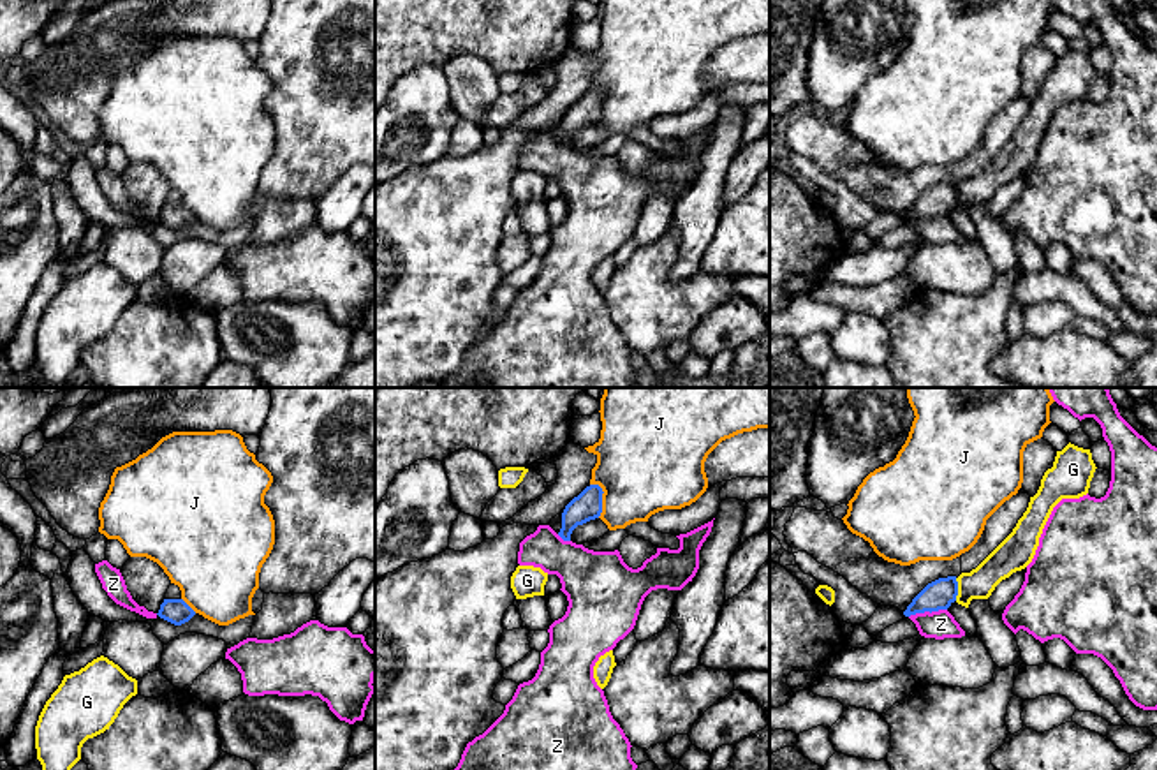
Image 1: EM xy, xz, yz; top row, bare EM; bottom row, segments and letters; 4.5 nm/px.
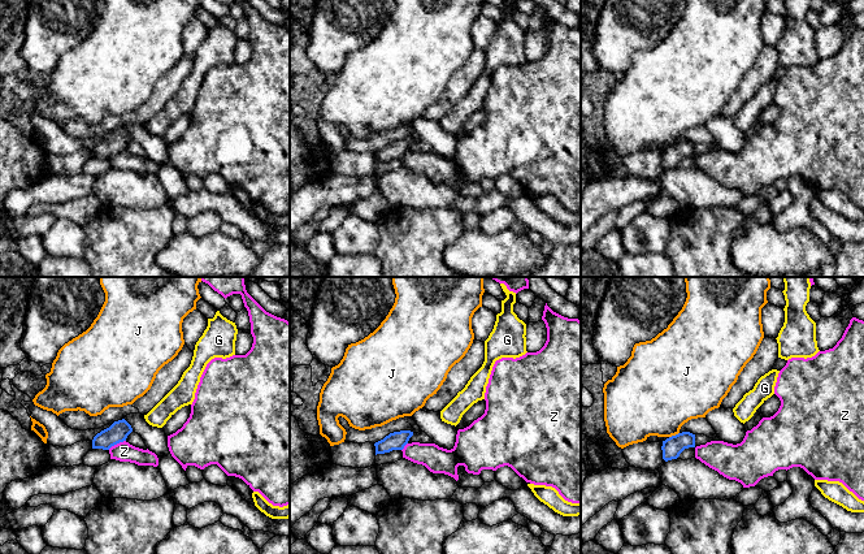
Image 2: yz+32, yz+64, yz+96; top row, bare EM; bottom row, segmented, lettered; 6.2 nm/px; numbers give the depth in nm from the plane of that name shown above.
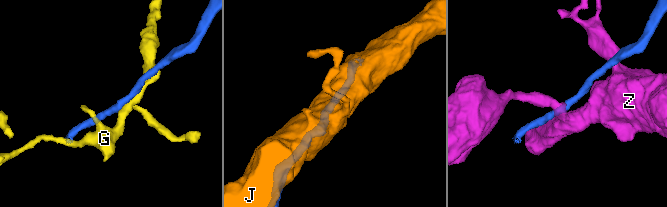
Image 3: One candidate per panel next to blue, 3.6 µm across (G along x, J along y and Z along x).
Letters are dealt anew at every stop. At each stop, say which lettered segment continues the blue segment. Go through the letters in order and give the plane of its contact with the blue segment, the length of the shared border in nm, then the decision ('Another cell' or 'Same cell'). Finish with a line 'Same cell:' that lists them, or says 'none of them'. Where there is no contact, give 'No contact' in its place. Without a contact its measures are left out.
G: Touches blue in yz. Shared border 100 nm. Another cell
J: Touches blue in xz. Shared border 170 nm. Another cell
Z: Touches blue in yz. Shared border 180 nm. Another cell
Same cell: none of them

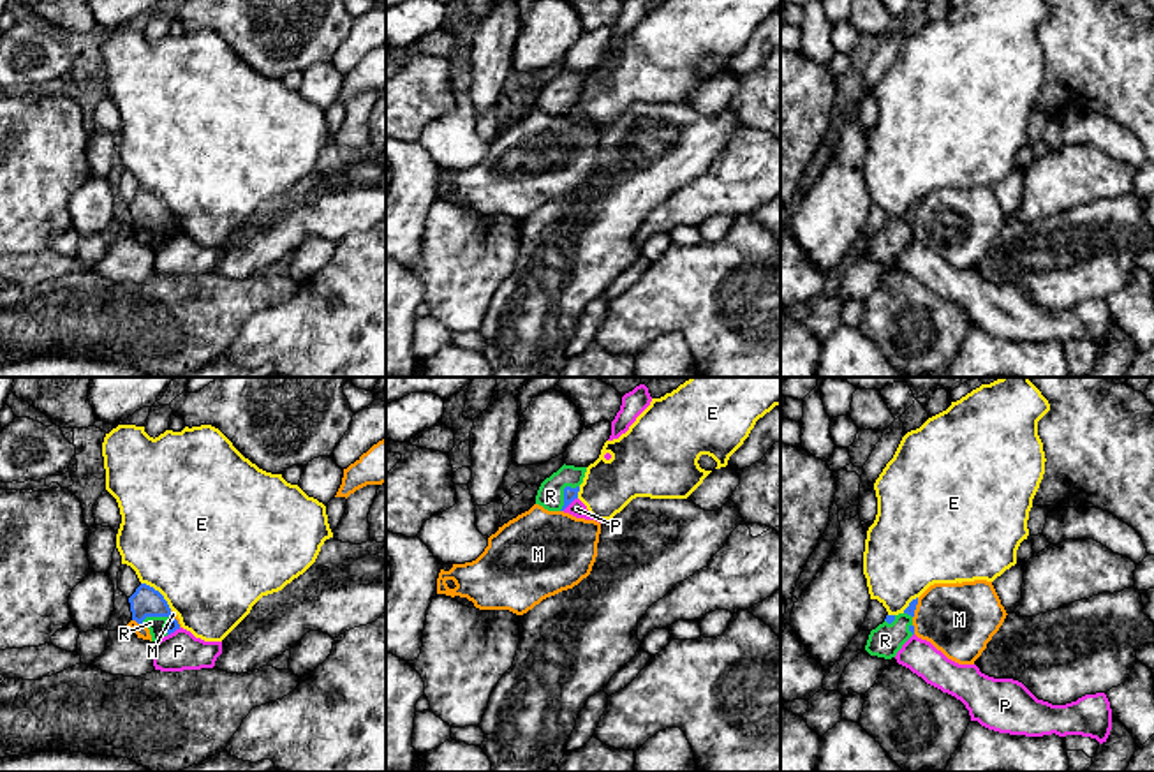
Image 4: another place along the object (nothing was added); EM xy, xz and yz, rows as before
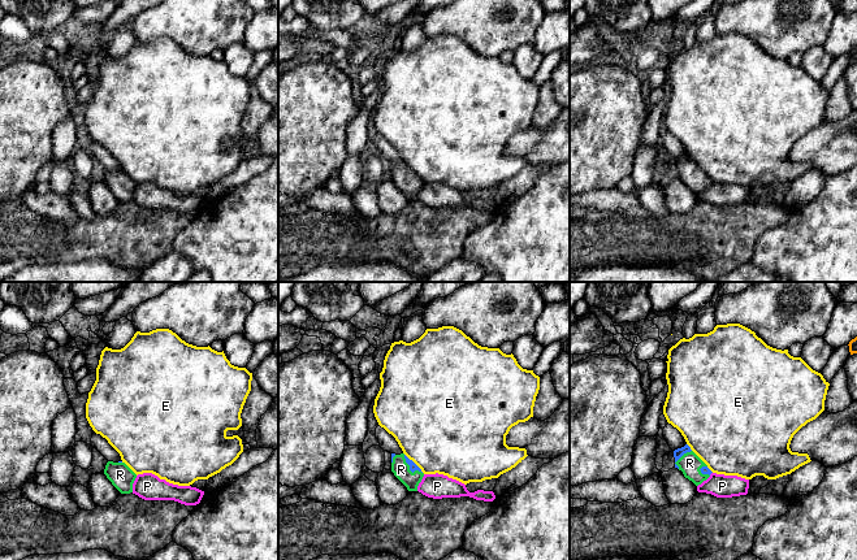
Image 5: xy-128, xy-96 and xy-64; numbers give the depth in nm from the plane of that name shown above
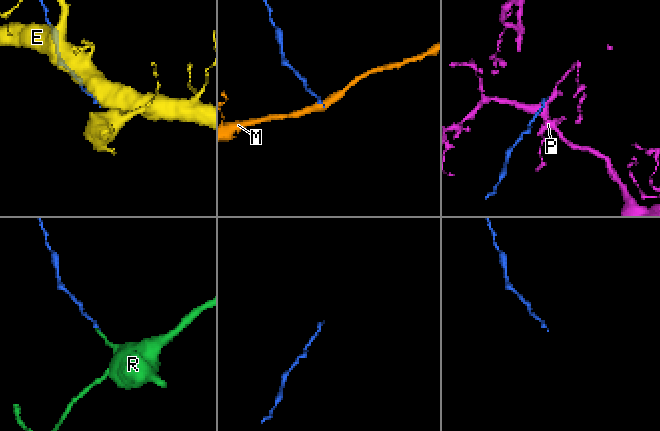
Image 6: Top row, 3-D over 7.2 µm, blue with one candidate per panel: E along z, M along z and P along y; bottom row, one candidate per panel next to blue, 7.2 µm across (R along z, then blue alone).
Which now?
E: Touches blue in xy. Shared border 190 nm. Another cell
M: Touches blue in xy. Shared border 50 nm. Another cell
P: Touches blue in xz. Shared border 90 nm. Another cell
R: Touches blue in xy. Shared border 140 nm. Same cell
Same cell: R

